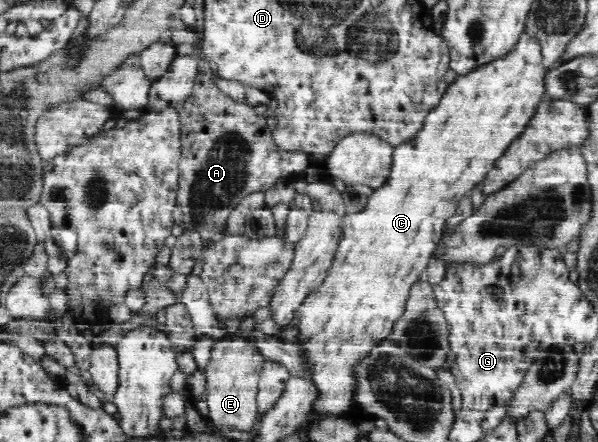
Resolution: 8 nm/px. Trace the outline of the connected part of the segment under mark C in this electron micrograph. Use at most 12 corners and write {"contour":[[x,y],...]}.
{"contour":[[540,37],[459,74],[339,218],[299,311],[315,416],[357,412],[459,201],[546,98]]}

